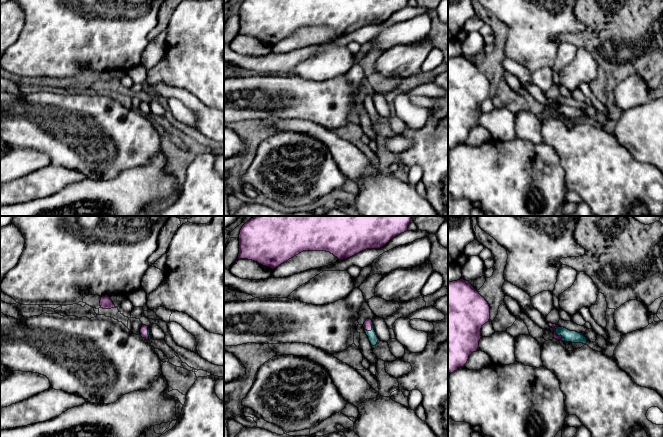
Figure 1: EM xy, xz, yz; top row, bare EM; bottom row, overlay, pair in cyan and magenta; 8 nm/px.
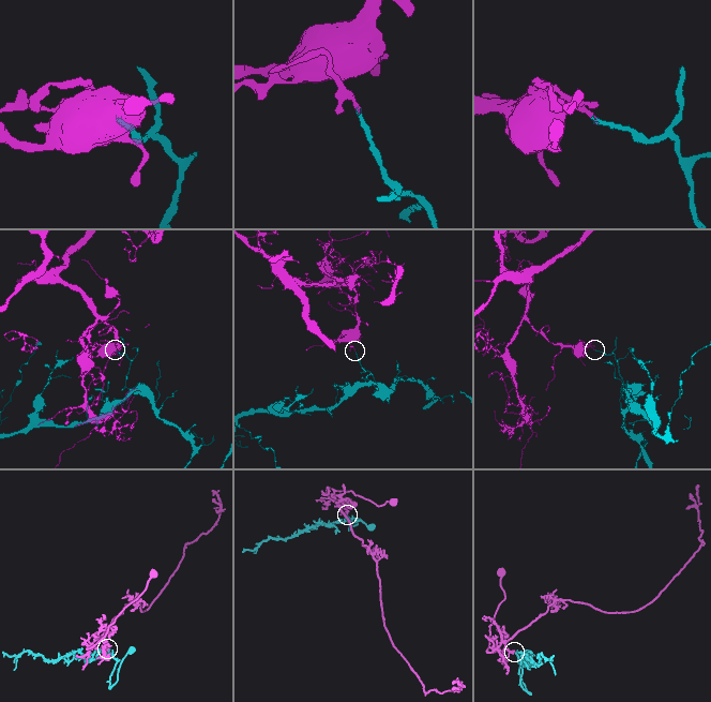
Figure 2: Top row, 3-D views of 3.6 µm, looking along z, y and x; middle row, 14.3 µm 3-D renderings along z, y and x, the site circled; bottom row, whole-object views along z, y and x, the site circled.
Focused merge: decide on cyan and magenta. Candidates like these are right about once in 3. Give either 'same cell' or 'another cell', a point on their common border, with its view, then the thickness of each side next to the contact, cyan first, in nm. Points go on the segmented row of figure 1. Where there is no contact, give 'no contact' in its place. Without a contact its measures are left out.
another cell; contact yz (557, 334); calibres 100 and 40 nm

